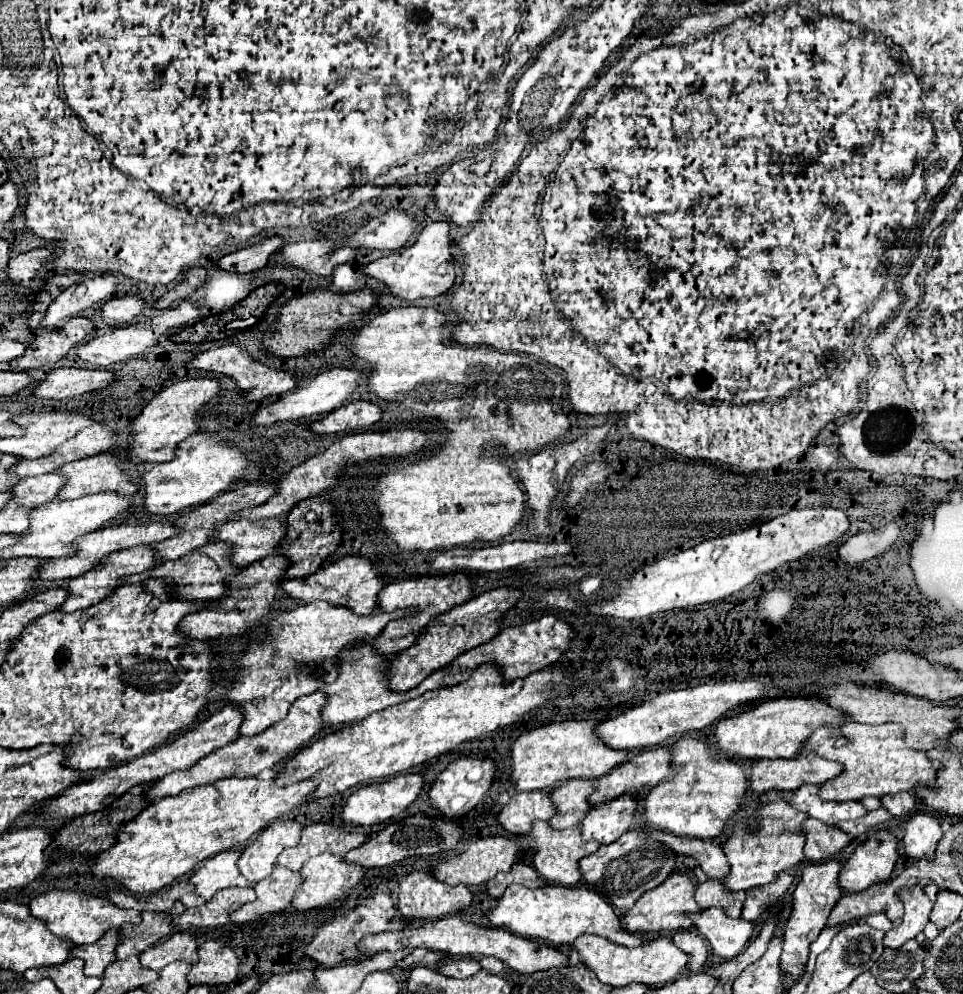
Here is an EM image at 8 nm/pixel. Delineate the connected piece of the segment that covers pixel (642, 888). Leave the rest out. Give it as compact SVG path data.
M628 831L618 841L602 845L596 853L580 859L584 881L600 893L610 905L628 911L646 891L662 885L676 869L676 853L660 841L654 841L644 831Z

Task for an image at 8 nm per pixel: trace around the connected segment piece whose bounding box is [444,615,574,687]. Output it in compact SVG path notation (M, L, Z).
M544 615L540 619L528 621L528 623L518 625L518 627L508 627L508 629L500 631L492 641L488 641L484 645L478 645L478 647L470 649L468 653L462 653L460 657L456 657L448 665L444 687L458 685L458 683L466 681L472 675L472 671L478 669L484 663L492 663L492 665L500 667L502 675L504 675L504 683L528 677L530 673L552 665L566 651L572 635L574 635L574 631L570 629L570 625L566 625L564 621L560 621L552 615Z

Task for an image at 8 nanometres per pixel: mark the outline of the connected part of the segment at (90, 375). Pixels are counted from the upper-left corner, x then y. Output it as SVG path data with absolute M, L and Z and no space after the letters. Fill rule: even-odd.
M60 367L50 371L46 379L32 389L32 395L40 399L74 399L82 393L104 389L112 381L114 381L112 371Z

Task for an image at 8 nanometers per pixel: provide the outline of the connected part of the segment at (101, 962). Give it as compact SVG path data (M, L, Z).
M110 929L100 941L90 945L78 945L70 951L72 957L82 959L86 977L102 977L104 969L116 961L116 947L122 939L120 929Z

